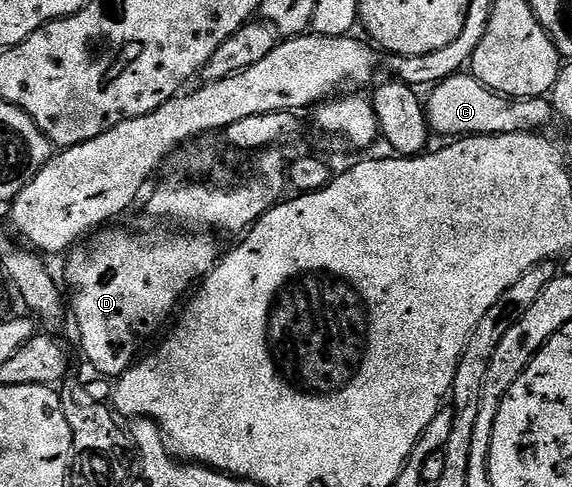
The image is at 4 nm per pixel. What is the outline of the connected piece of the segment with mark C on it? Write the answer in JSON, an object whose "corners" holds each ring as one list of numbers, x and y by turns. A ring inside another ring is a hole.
{"corners":[[463,71,444,79,429,90,430,98,425,98,426,121,431,130,442,139,461,139,463,137,495,137,496,135,520,135,521,133,542,133,556,121,554,102,545,97,509,97,503,93,484,87,469,72]]}

